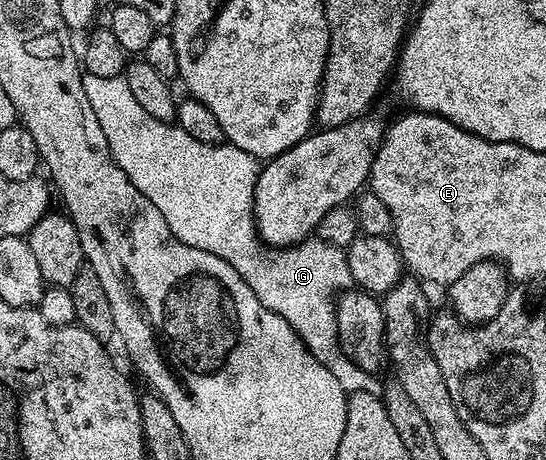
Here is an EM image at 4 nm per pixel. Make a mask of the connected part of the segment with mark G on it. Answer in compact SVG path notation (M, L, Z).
M86 73L83 74L82 80L84 81L84 93L88 93L88 102L92 105L92 110L96 112L96 118L100 121L100 129L104 129L104 137L108 137L108 149L112 153L116 165L120 165L120 169L124 169L124 173L128 173L132 185L136 185L136 189L140 189L140 193L144 197L148 197L148 201L152 201L152 205L156 205L156 209L160 209L160 213L164 213L164 221L168 221L168 229L172 229L172 233L177 239L192 245L196 249L204 249L208 253L216 253L216 257L228 261L228 265L232 265L232 269L236 269L236 273L240 273L240 277L244 277L244 281L252 289L252 293L256 293L258 300L268 309L272 309L272 313L284 317L284 321L288 321L288 325L292 325L292 329L296 329L296 333L306 343L306 348L314 354L316 361L320 361L326 366L328 373L332 373L332 377L336 377L336 383L344 389L347 395L356 392L368 392L369 395L379 396L382 391L382 383L378 381L379 378L375 374L360 370L356 364L346 359L346 355L342 351L342 341L335 315L336 296L346 291L354 283L354 278L346 260L345 250L317 237L303 239L301 243L295 243L292 247L283 247L281 249L263 243L262 237L258 233L258 227L254 223L254 190L256 189L256 181L258 180L258 172L260 170L259 160L248 153L244 153L244 149L235 147L232 143L223 141L218 144L205 144L192 137L192 133L185 131L182 126L156 121L156 117L148 114L144 109L144 105L140 105L140 101L136 101L132 89L128 89L128 81L122 75L98 77Z

